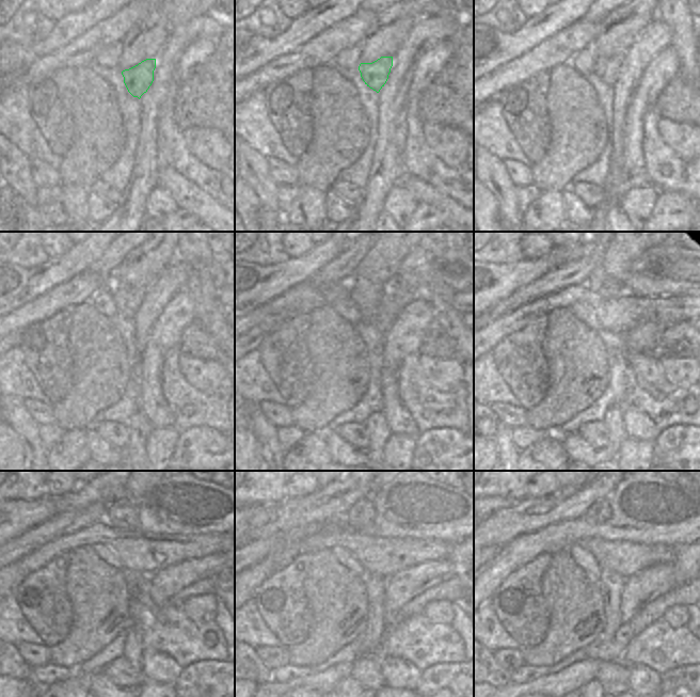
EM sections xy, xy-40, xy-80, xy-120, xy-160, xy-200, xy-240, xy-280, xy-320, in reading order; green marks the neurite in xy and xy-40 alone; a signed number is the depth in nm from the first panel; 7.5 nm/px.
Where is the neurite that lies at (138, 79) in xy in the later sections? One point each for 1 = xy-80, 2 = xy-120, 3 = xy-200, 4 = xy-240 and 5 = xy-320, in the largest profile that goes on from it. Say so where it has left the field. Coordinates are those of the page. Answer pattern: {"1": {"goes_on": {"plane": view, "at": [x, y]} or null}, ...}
{"1": {"goes_on": {"plane": "xy-80", "at": [607, 68]}}, "2": {"goes_on": {"plane": "xy-120", "at": [128, 299]}}, "3": {"goes_on": {"plane": "xy-200", "at": [599, 281]}}, "4": {"goes_on": {"plane": "xy-240", "at": [123, 515]}}, "5": {"goes_on": {"plane": "xy-320", "at": [600, 511]}}}

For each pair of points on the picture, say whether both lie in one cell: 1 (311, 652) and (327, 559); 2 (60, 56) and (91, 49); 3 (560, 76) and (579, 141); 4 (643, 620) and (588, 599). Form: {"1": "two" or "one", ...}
{"1": "one", "2": "one", "3": "one", "4": "two"}

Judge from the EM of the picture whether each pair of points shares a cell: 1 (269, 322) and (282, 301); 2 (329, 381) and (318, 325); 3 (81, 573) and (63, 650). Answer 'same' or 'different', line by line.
1: different
2: same
3: same

